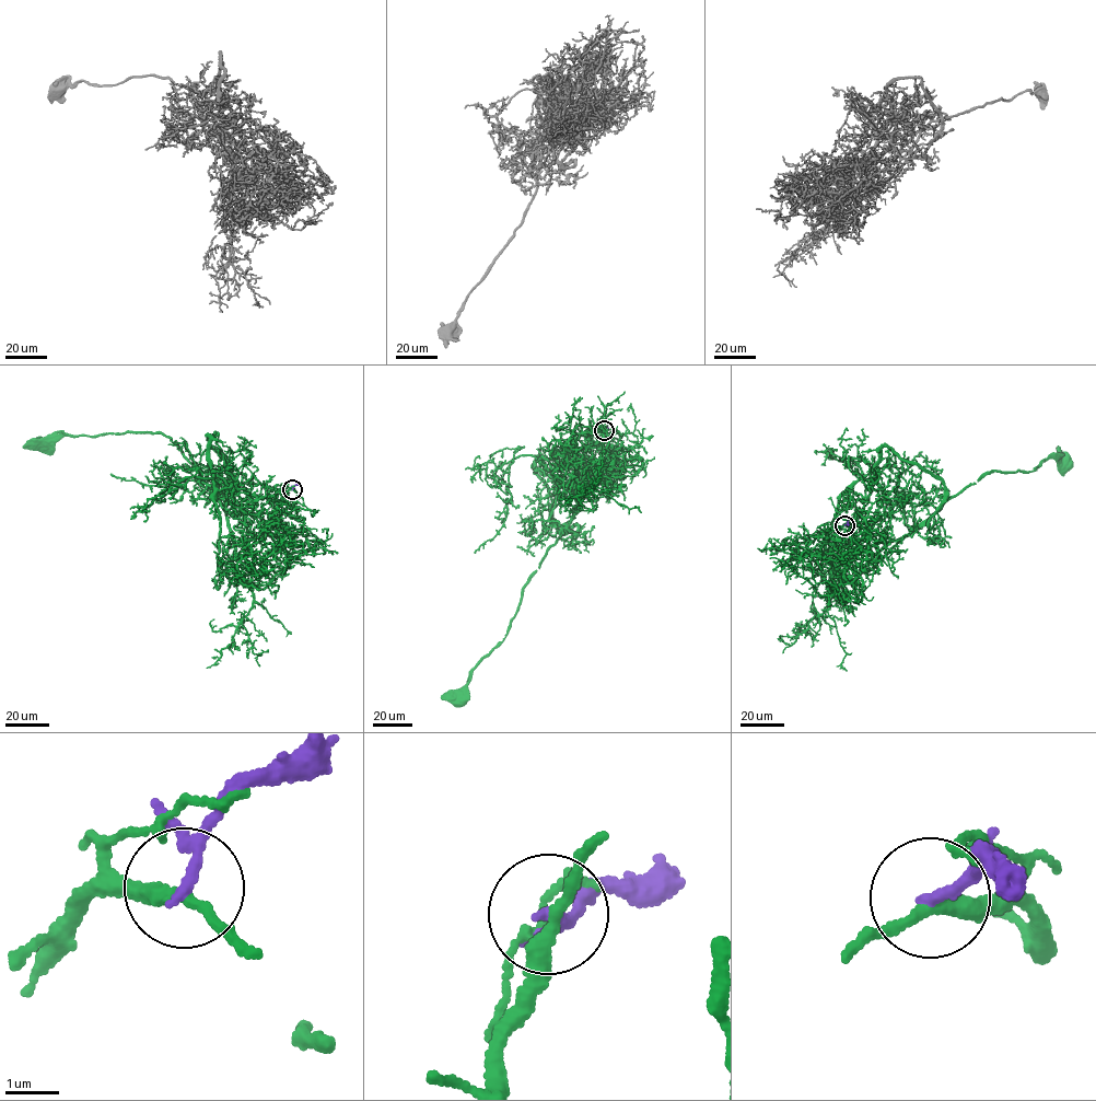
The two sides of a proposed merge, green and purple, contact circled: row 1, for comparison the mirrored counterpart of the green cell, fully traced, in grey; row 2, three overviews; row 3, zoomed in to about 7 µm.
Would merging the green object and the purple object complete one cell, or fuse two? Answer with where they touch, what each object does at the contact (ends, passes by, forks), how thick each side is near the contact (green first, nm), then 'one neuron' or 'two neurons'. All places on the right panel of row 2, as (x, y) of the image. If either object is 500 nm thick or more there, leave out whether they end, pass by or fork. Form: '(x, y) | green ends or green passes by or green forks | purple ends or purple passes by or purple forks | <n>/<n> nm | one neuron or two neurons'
(844, 525) | green passes by | purple passes by | 240/160 nm | two neurons

